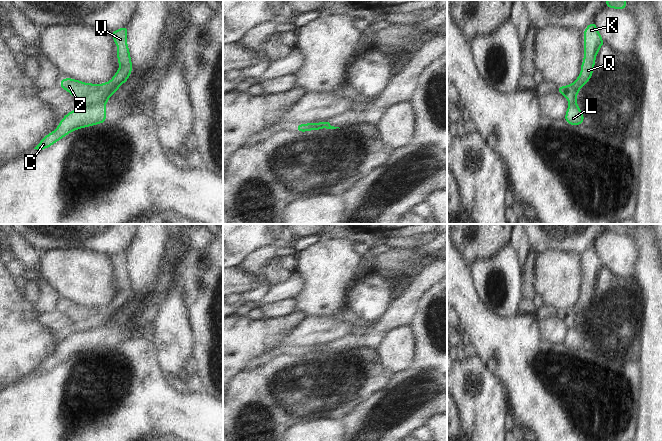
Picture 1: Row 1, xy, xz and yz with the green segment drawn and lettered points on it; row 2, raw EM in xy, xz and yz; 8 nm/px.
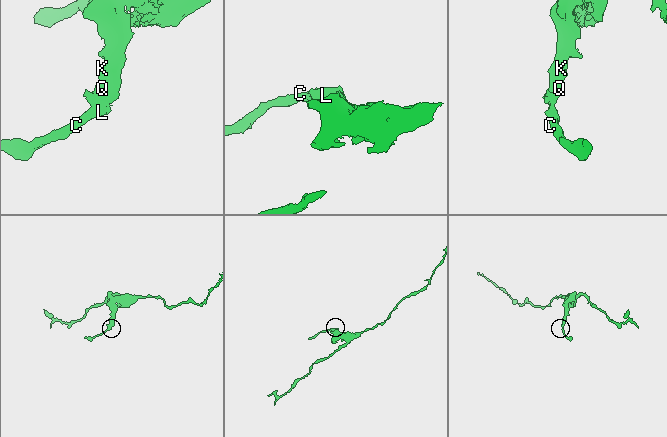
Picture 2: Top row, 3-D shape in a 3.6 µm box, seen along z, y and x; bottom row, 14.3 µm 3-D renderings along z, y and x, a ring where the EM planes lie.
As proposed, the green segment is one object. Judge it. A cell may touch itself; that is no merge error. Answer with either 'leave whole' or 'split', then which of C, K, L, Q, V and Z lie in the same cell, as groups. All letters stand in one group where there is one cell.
split; C L / K Q V Z

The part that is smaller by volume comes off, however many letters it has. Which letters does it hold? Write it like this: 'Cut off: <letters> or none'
Cut off: C, L

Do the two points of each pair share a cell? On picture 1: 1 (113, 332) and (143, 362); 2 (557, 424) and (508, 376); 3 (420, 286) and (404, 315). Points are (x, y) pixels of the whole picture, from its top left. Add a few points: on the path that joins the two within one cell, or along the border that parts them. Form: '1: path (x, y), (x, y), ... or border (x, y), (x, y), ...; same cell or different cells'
1: border (145, 338), (131, 337), (106, 347); different cells
2: path (545, 412), (520, 387); same cell
3: path (413, 293), (405, 308); same cell

